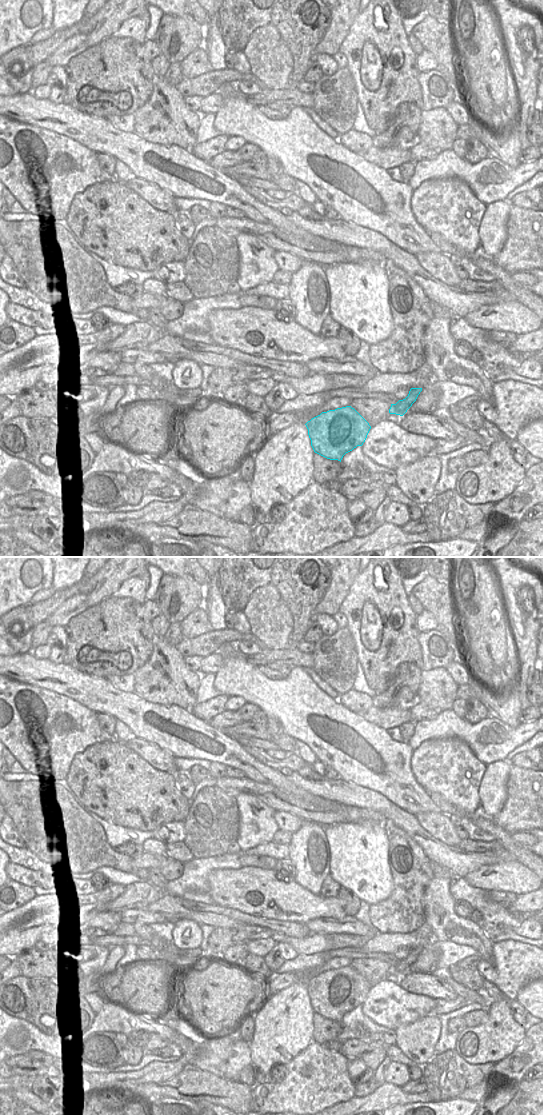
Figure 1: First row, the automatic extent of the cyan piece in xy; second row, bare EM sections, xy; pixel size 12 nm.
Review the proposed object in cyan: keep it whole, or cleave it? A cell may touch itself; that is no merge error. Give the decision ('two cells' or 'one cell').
one cell

